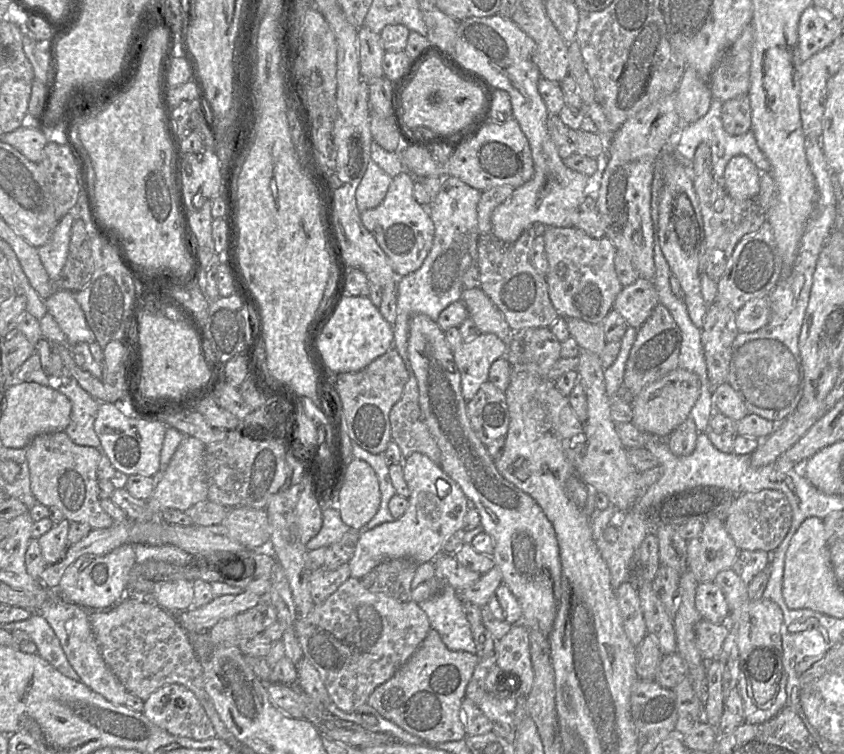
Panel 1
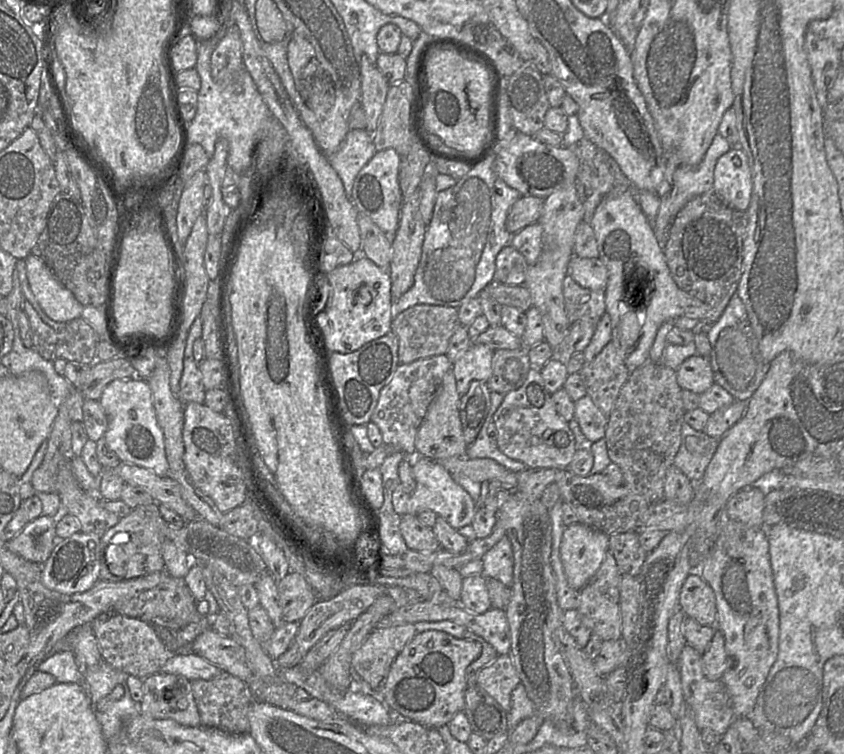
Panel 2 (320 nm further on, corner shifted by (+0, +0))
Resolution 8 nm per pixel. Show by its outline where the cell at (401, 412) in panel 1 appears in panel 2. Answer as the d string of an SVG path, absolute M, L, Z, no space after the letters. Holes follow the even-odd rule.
M446 354L417 359L408 364L399 364L392 379L380 391L375 410L371 416L381 431L384 444L399 447L410 454L416 451L415 438L426 415L427 409L435 397L445 373L452 369L453 363Z

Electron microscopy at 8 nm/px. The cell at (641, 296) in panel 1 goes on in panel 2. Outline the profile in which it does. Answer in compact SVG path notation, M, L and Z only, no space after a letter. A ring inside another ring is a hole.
M574 255L568 263L567 272L583 288L606 289L608 270L600 258L580 258Z

